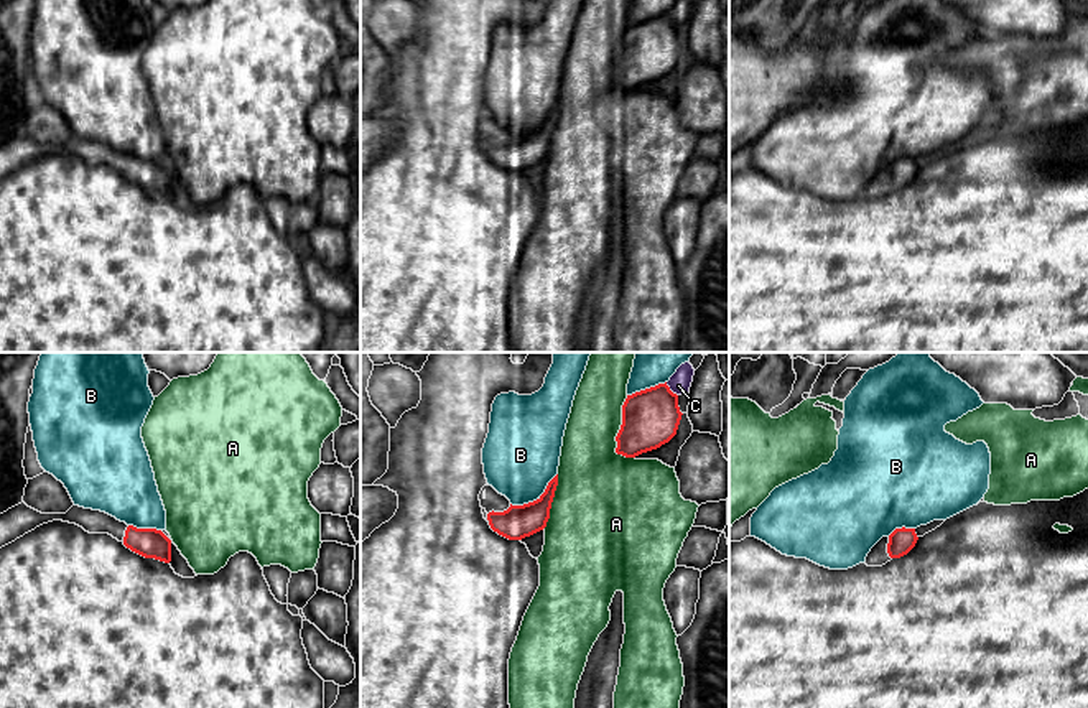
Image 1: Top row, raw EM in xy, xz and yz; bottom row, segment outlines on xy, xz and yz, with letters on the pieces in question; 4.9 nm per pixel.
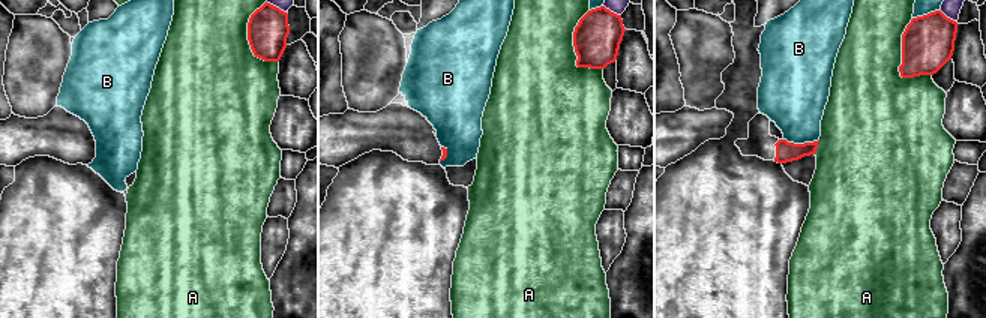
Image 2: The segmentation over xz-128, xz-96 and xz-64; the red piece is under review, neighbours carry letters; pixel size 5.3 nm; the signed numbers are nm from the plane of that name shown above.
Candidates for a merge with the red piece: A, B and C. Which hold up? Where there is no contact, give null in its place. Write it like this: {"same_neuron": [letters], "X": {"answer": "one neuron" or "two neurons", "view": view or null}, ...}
{"same_neuron": [], "A": {"answer": "two neurons", "view": "xz"}, "B": {"answer": "two neurons", "view": "xz"}, "C": {"answer": "two neurons", "view": "xz"}}

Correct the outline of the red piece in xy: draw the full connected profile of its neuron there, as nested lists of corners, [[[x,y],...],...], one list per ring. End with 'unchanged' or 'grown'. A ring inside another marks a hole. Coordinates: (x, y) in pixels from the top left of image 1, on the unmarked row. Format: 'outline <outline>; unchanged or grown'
outline [[[25,133],[8,140],[0,145],[0,179],[53,151],[76,155],[89,165],[109,165],[145,189],[171,193],[171,171],[161,161],[137,160],[105,143],[79,137],[72,137],[66,145],[41,145]]]; grown

